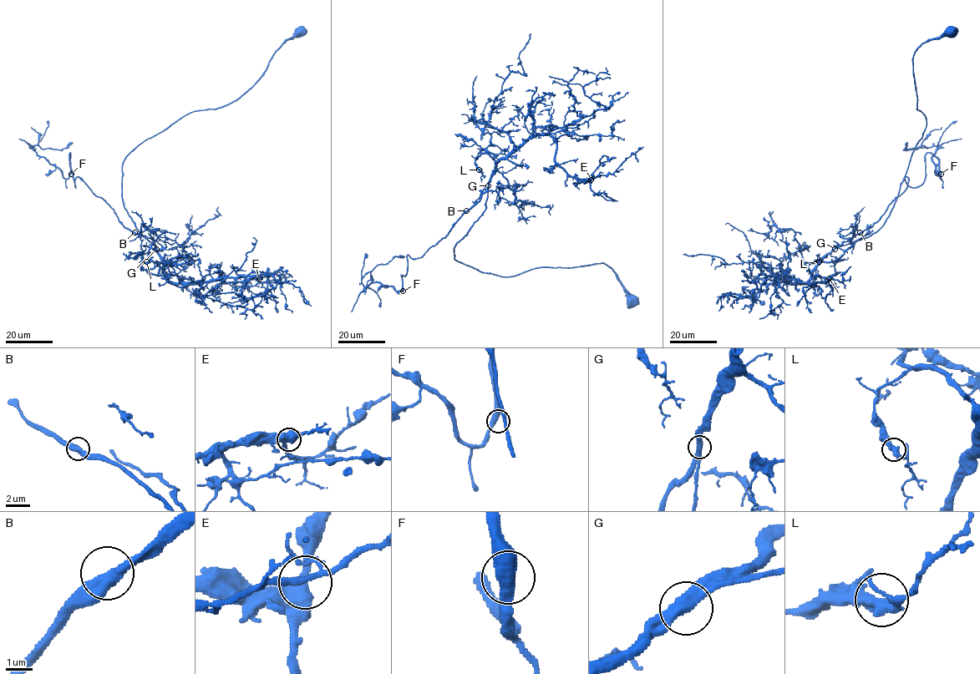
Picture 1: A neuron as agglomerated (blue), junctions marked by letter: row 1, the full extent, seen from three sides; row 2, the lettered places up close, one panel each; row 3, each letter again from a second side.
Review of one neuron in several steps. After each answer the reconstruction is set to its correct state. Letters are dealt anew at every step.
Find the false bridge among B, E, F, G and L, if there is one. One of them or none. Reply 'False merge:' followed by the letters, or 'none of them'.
False merge: none of them

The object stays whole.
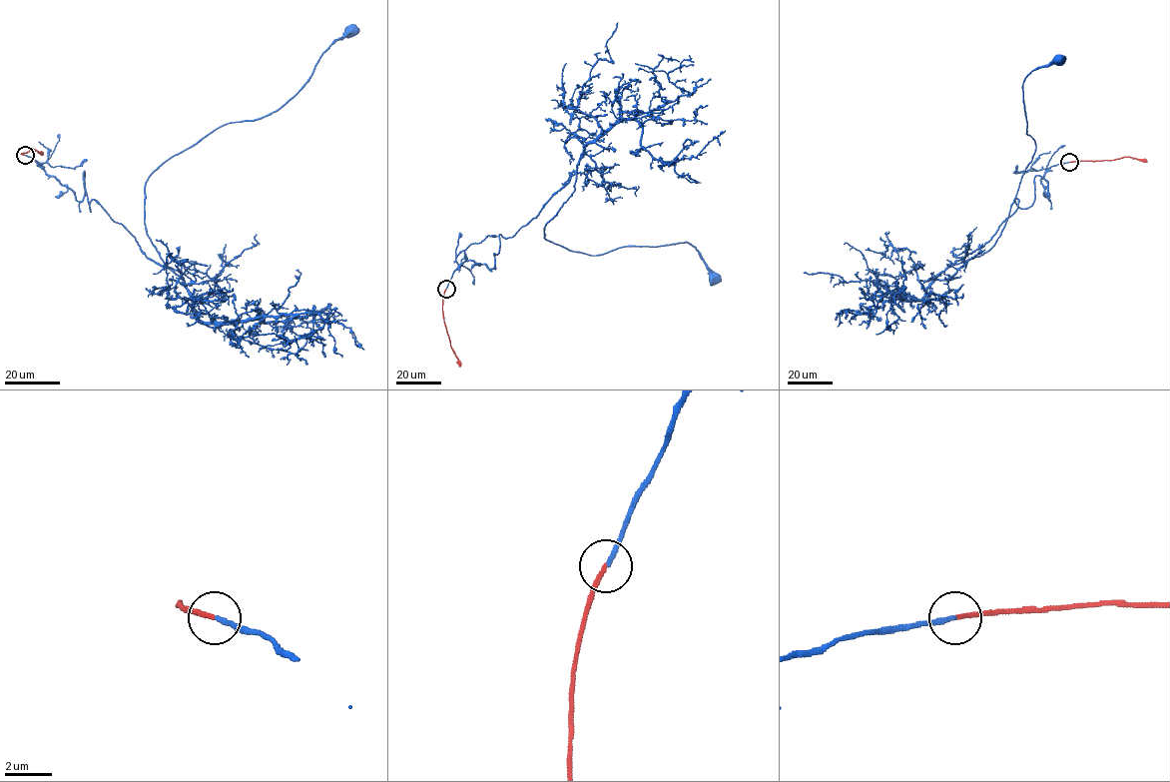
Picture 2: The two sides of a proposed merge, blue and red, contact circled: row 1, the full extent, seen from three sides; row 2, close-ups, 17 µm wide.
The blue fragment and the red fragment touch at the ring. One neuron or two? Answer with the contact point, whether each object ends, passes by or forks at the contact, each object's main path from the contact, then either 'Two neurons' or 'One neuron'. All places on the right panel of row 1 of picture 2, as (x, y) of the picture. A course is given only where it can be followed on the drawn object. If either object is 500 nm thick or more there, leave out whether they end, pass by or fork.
Place: (1069, 162). At the ring blue ends. At the ring red ends. Course of blue: (1069, 162), (954, 265), (1000, 236), (1035, 152), (1024, 79), (1057, 60). Course of red: (1069, 162), (1128, 157), (1147, 162). One neuron

